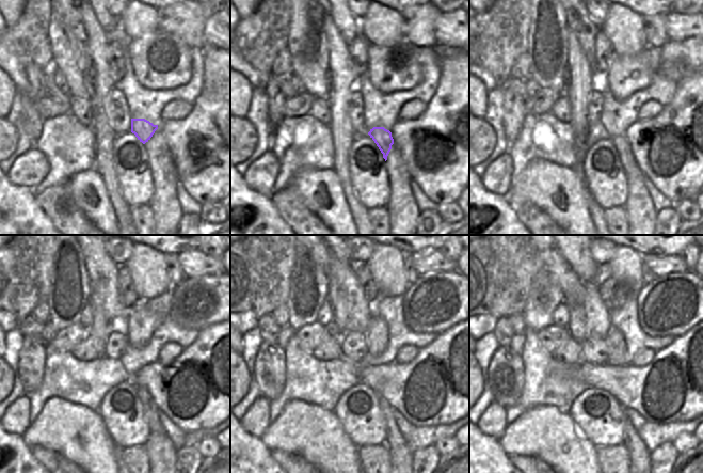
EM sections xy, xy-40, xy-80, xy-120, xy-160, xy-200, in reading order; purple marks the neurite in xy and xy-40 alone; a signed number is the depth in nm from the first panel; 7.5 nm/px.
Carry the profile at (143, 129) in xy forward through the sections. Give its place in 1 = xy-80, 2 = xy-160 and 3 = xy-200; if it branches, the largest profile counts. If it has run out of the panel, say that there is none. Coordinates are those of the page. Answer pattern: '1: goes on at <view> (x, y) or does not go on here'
1: goes on at xy-80 (620, 142)
2: goes on at xy-160 (395, 440)
3: goes on at xy-200 (637, 451)

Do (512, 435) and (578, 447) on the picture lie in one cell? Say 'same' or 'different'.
same

